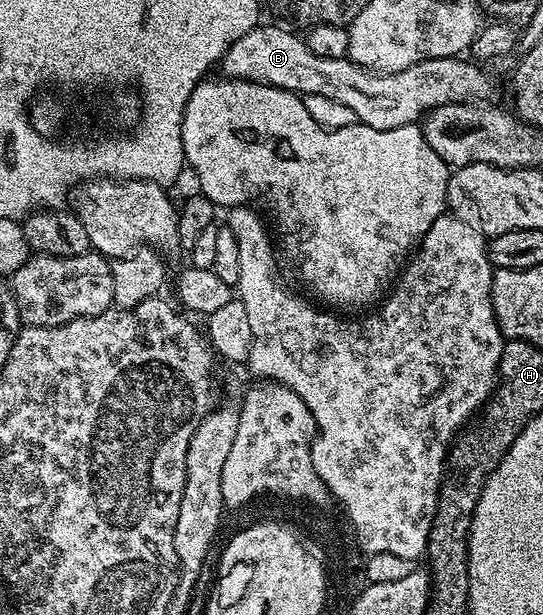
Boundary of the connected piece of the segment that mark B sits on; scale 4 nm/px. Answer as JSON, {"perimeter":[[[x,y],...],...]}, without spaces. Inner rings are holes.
{"perimeter":[[[251,26],[249,31],[241,32],[233,40],[234,43],[226,51],[222,59],[223,76],[231,79],[253,79],[260,83],[267,83],[270,87],[282,87],[285,91],[293,91],[301,96],[319,95],[332,97],[332,101],[340,101],[340,105],[348,105],[352,109],[355,120],[372,129],[396,129],[409,123],[417,124],[420,117],[425,116],[433,107],[448,103],[465,103],[467,101],[486,101],[494,91],[494,83],[481,71],[479,64],[474,61],[465,63],[465,58],[425,59],[416,65],[408,65],[399,71],[372,71],[368,67],[361,67],[350,58],[316,57],[312,49],[306,47],[306,40],[301,34],[293,35],[282,27]]]}

